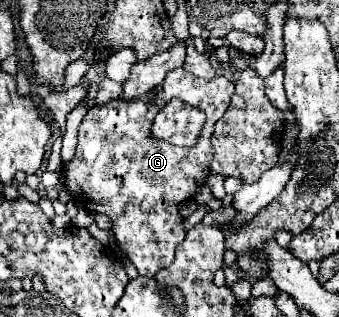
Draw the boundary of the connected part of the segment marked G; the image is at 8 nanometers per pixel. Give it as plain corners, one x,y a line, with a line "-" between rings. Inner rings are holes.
175,68
167,72
161,90
153,90
151,96
129,102
111,100
107,104
95,104
81,120
75,156
61,170
65,186
81,208
111,218
119,248
135,264
141,276
153,278
157,270
167,268
173,262
175,248
187,234
179,204
193,198
197,188
203,186
209,176
209,160
213,156
209,138
213,124
225,114
231,96
233,82
225,76
203,80
183,68
-
171,98
195,104
195,108
201,108
207,116
195,148
173,146
151,134
157,110

